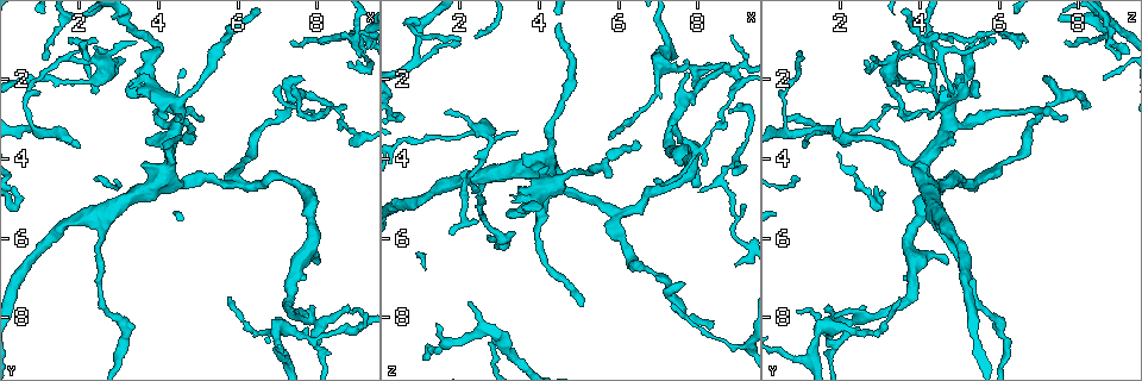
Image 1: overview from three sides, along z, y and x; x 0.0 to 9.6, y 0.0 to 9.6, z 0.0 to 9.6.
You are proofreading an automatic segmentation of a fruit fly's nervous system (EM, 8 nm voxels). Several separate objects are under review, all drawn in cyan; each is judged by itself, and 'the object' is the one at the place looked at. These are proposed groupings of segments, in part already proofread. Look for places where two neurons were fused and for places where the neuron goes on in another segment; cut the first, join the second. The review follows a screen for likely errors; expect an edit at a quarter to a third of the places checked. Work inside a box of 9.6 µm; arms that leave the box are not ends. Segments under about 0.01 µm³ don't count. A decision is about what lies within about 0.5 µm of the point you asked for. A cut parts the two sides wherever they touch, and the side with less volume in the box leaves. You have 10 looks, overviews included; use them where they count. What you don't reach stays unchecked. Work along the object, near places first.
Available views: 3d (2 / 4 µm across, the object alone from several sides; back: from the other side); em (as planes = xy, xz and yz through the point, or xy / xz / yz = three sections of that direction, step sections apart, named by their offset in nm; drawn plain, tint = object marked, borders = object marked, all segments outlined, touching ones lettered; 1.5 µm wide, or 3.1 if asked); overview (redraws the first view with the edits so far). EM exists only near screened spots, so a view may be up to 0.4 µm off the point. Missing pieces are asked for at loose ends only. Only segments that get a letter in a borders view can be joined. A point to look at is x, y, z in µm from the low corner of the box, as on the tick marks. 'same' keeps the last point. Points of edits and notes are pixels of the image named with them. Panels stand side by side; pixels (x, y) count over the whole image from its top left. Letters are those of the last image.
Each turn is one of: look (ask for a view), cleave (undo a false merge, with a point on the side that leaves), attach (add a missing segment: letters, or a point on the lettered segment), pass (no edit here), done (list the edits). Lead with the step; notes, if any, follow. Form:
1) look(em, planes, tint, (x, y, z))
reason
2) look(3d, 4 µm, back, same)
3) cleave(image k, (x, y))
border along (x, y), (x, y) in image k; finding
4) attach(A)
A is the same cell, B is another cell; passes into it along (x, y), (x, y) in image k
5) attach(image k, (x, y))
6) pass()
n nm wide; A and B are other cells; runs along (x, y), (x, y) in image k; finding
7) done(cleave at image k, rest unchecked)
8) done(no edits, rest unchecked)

look(em, xy, step 4, borders, (7.95, 8.65, 1.75))
four or more arms meet

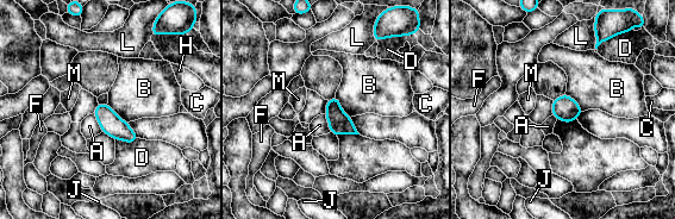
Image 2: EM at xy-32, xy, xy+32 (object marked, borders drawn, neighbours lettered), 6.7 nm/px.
look(em, planes, borders, same)

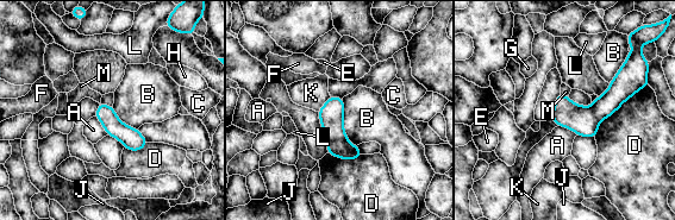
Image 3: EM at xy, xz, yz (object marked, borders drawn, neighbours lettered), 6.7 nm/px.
cleave(image 3, (331, 114))
A, B, C, D, E, F, G, H, J, K, L and M are other cells; border along (348, 140), (329, 142) in image 3; a second neuron is stuck on

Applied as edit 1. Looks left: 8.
look(overview)

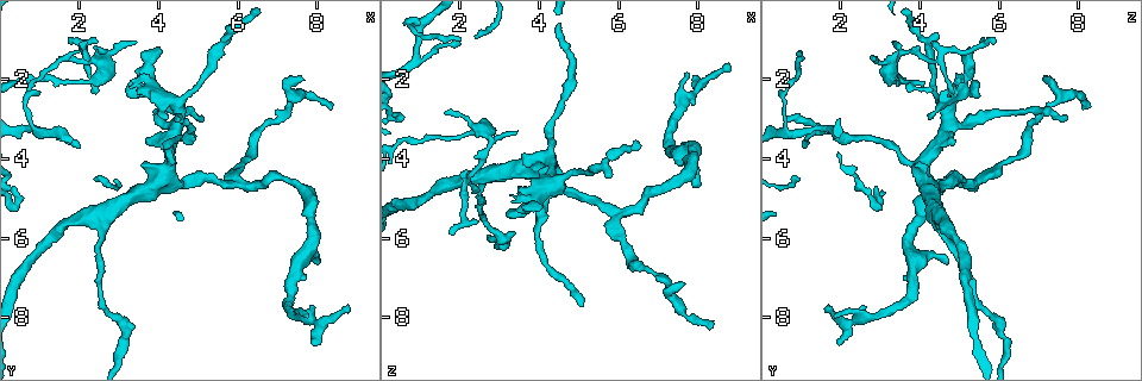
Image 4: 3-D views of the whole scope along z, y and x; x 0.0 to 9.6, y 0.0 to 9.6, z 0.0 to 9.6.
look(em, planes, plain, (7.60, 2.00, 7.20))
branch stops here

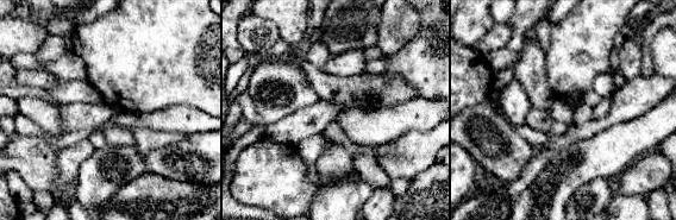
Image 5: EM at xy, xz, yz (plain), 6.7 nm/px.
look(em, planes, borders, same)
see the neighbours

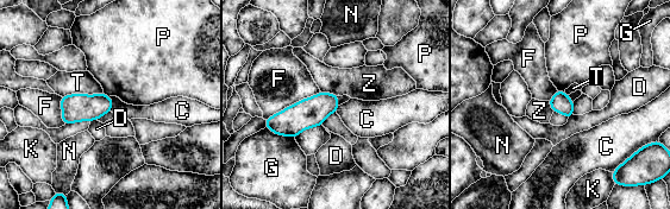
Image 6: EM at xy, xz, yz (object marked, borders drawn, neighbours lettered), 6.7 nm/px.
pass()
140 nm wide; C, D, F, G, K, N, P, T and Z are other cells; border along (108, 96), (112, 100), (111, 111) in image 6; no lettered segment goes on from it

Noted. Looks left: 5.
look(3d, 4 µm, (1.65, 1.40, 2.80))
an open end

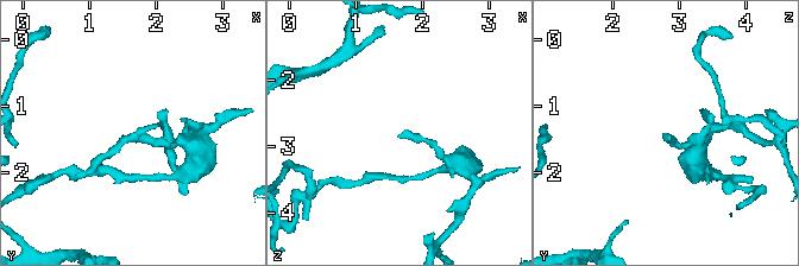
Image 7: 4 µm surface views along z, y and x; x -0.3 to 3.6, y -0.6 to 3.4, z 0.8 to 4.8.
look(em, xy, step 8, borders, (1.60, 1.45, 2.90))
now the EM

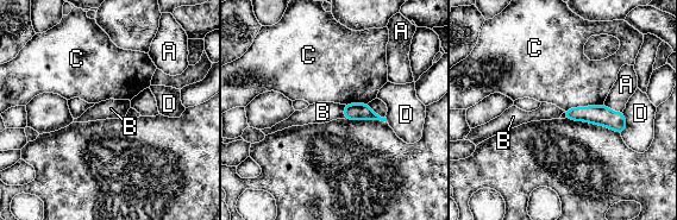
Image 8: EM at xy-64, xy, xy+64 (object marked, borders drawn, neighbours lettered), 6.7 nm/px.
pass()
A, B, C and D are other cells; border along (603, 104), (570, 107), (564, 111) in image 8; none of them fits

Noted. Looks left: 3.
done(cleave at image 3, rest unchecked)

